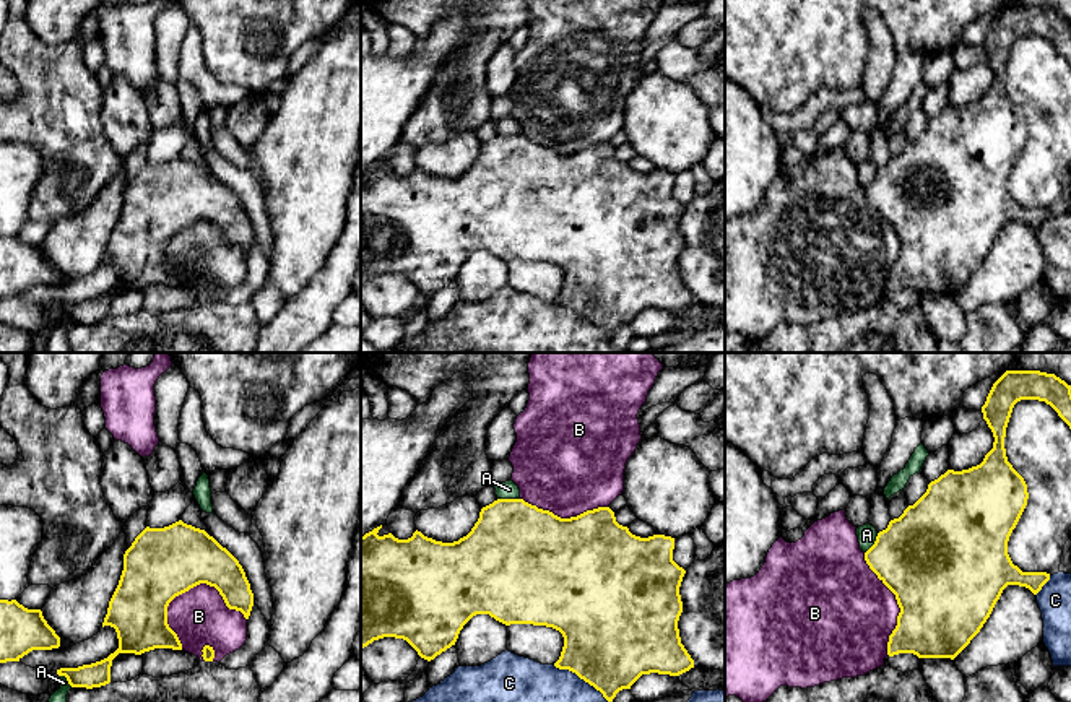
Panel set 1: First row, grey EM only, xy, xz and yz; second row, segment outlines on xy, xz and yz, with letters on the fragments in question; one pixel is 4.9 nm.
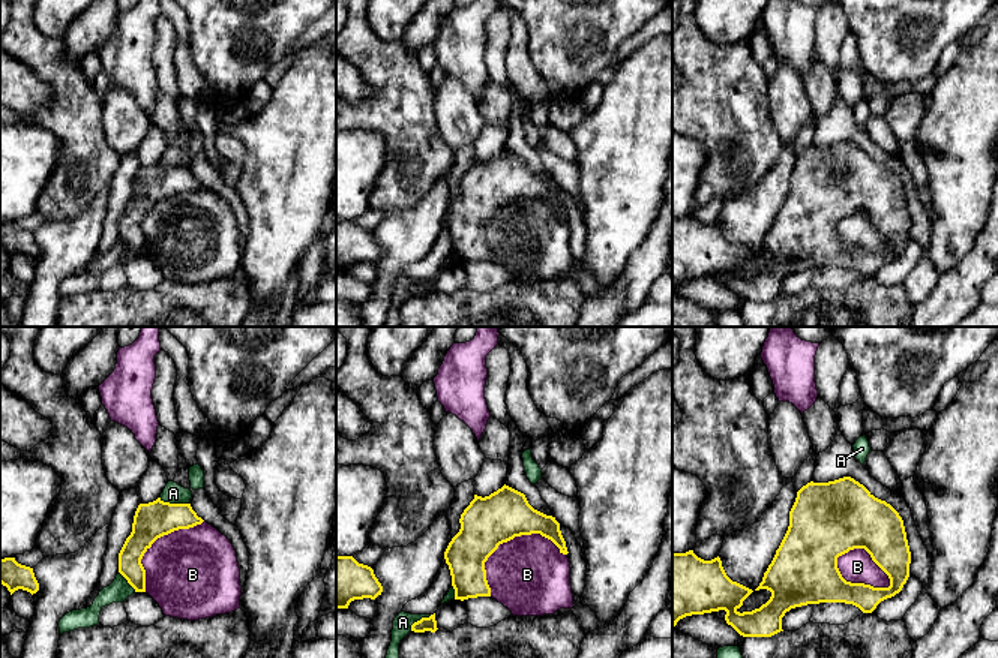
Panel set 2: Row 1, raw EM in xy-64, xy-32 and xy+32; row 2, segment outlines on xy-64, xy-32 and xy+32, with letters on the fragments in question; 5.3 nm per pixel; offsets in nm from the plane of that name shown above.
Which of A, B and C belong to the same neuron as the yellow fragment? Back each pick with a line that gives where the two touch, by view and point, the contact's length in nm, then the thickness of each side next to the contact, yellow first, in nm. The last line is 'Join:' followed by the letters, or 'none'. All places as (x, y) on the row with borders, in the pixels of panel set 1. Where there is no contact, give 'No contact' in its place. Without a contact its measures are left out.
Join: none

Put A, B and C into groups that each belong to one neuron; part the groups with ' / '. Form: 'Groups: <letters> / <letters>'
Groups: A / B / C

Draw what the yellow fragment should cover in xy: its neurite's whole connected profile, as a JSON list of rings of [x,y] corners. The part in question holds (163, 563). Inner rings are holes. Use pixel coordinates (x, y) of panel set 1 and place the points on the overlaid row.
[[[182,520],[164,528],[146,526],[124,554],[124,570],[102,622],[102,627],[115,629],[119,648],[101,661],[60,668],[57,674],[65,676],[72,687],[93,689],[111,682],[112,660],[119,653],[141,655],[154,648],[182,650],[177,634],[167,624],[167,606],[176,596],[200,583],[215,587],[229,609],[241,611],[249,619],[254,593],[242,566],[226,548],[205,530]]]

